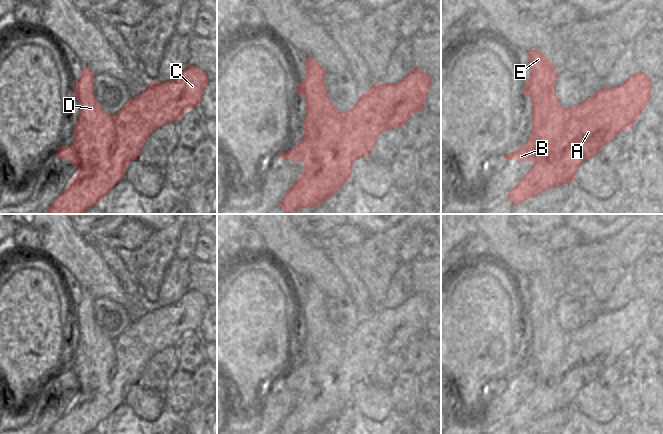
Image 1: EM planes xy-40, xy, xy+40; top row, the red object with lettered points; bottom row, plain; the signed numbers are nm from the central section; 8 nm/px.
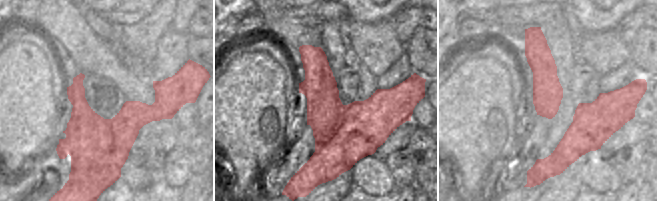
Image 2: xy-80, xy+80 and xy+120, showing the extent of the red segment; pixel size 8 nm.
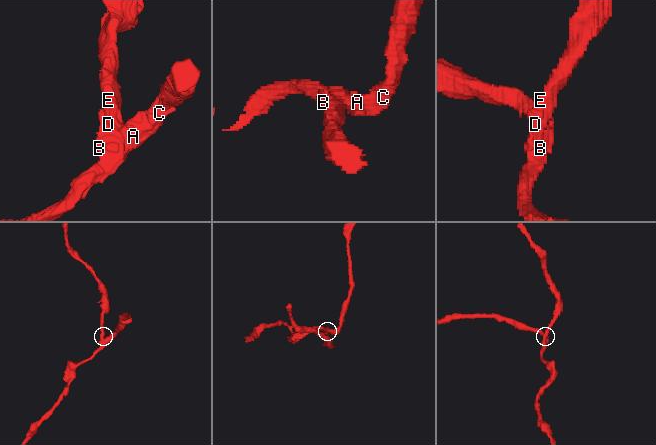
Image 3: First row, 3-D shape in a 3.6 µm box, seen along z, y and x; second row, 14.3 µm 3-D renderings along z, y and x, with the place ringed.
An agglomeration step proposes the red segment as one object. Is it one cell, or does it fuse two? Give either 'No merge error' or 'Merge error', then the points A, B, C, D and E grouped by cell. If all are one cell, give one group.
Merge error. Groups: A C / B D E

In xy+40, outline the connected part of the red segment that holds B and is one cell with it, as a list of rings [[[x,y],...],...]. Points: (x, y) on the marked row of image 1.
[[[527,50],[530,57],[530,81],[523,83],[524,95],[532,99],[532,131],[526,143],[517,151],[507,153],[504,158],[517,162],[545,160],[554,153],[568,121],[569,108],[565,108],[556,95],[558,70],[552,62],[537,50]]]

